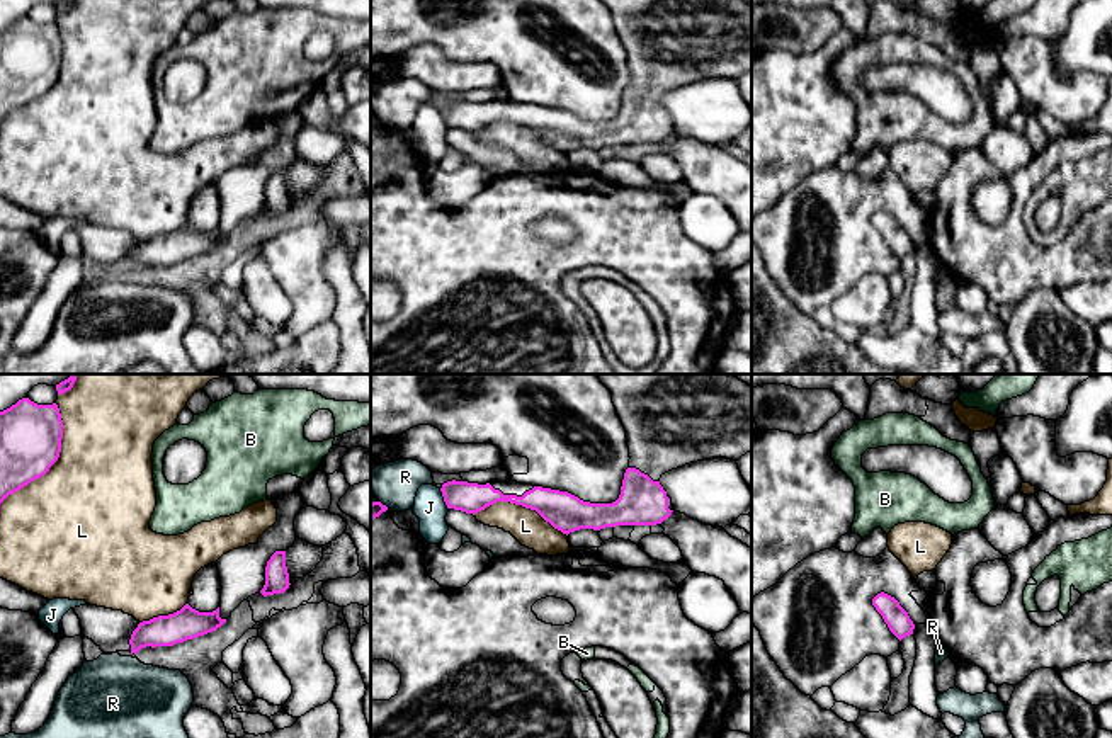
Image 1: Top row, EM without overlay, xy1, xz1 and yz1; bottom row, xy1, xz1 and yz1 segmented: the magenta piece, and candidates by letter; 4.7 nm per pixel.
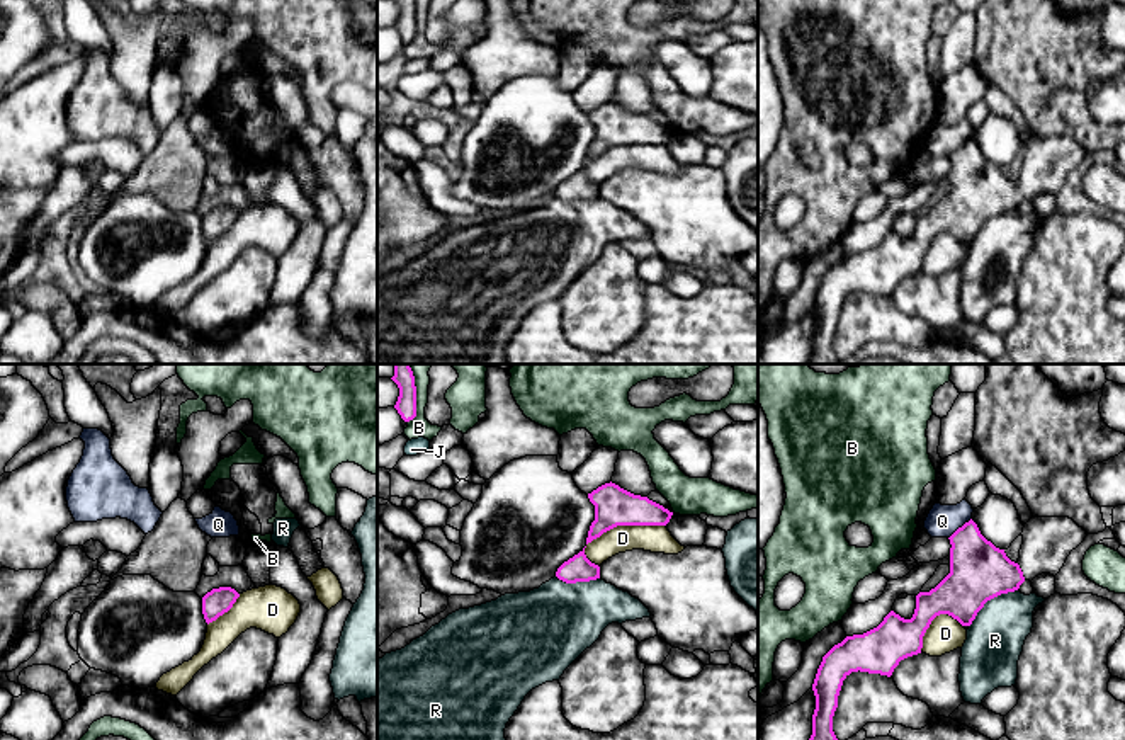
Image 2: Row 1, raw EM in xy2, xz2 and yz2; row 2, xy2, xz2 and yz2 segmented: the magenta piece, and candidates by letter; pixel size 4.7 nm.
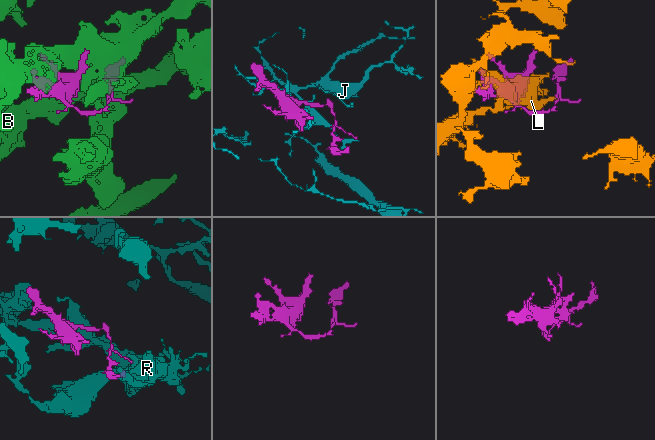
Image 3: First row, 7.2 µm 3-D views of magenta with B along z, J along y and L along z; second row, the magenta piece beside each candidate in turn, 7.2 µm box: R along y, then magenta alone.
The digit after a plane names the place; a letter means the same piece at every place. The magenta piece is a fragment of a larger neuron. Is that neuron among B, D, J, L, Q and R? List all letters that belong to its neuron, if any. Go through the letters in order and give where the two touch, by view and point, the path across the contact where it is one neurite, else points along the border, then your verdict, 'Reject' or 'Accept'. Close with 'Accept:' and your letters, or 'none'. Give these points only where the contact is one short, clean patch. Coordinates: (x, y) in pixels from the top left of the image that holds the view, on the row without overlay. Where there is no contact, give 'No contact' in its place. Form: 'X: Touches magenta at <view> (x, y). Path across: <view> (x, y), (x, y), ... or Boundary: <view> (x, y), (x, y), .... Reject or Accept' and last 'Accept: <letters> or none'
B: Touches magenta at xz2 (415, 21). Reject
D: Touches magenta at xz2 (621, 143). Reject
J: Touches magenta at xz1 (444, 118). Reject
L: Touches magenta at xy1 (56, 79). Reject
Q: Touches magenta at yz2 (959, 147). Reject
R: Touches magenta at yz2 (989, 218). Reject
Accept: none

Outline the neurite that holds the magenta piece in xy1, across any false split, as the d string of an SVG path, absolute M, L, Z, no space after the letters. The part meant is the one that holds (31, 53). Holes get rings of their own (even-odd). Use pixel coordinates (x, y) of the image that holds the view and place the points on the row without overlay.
M19 19L0 31L0 122L44 95L61 71L63 39L56 22Z

